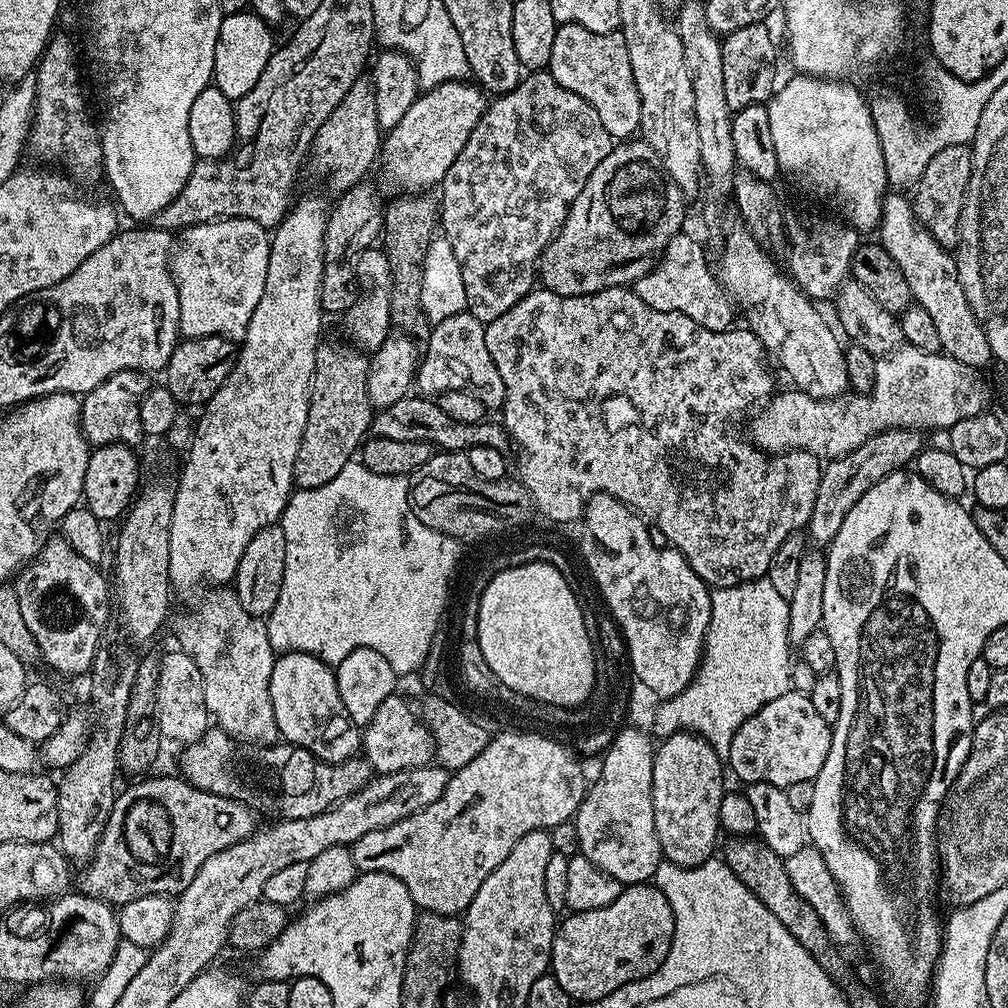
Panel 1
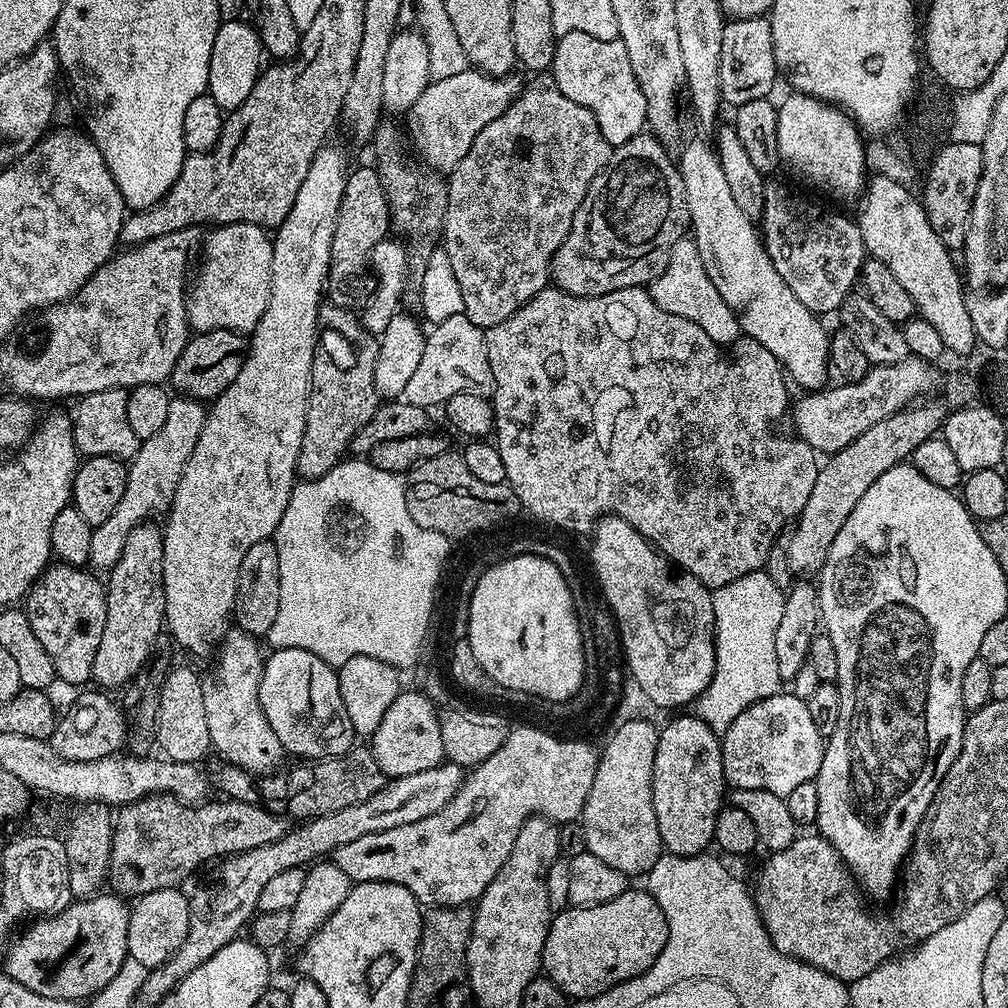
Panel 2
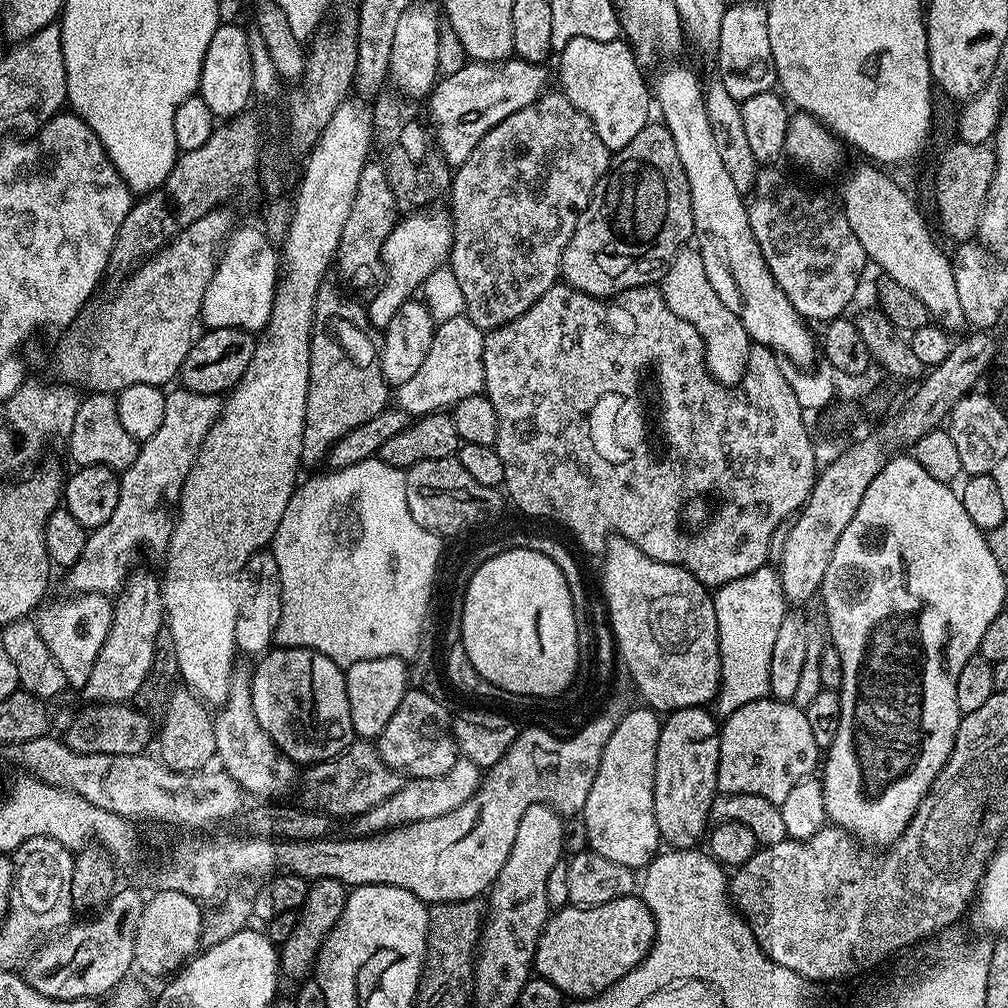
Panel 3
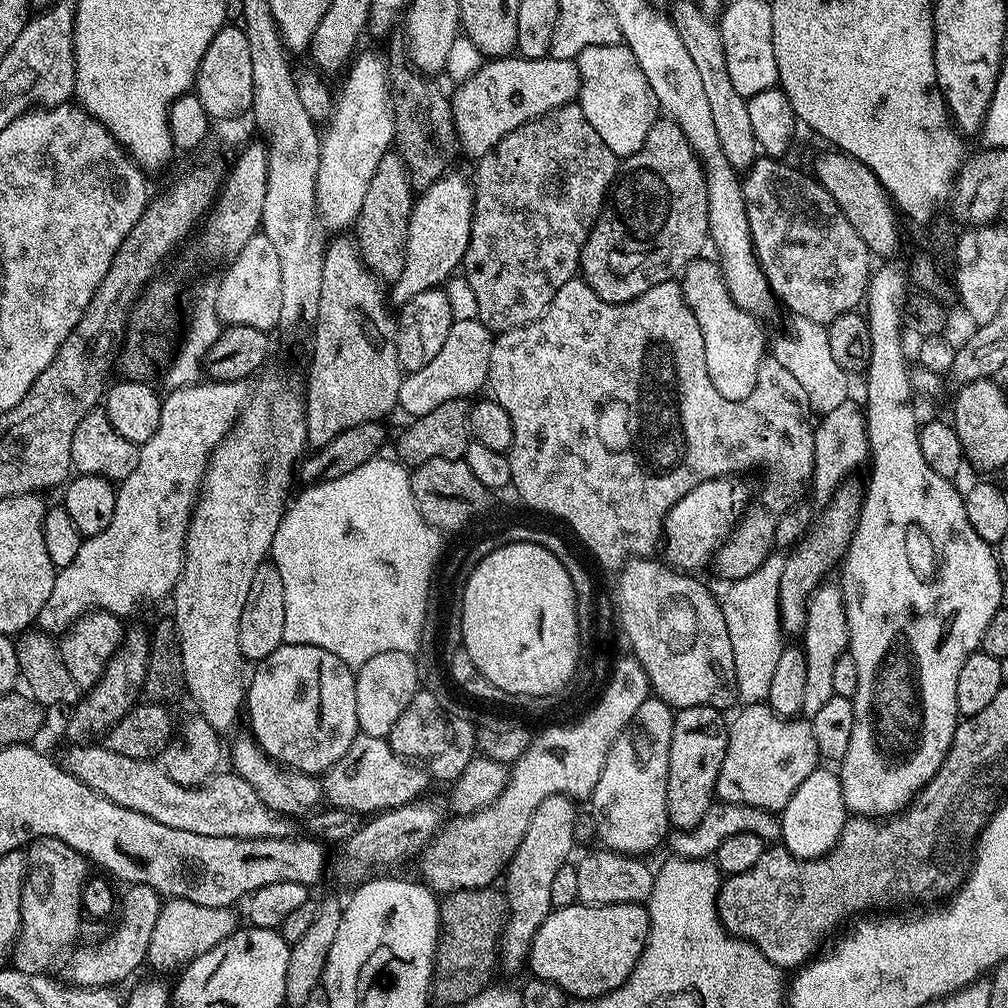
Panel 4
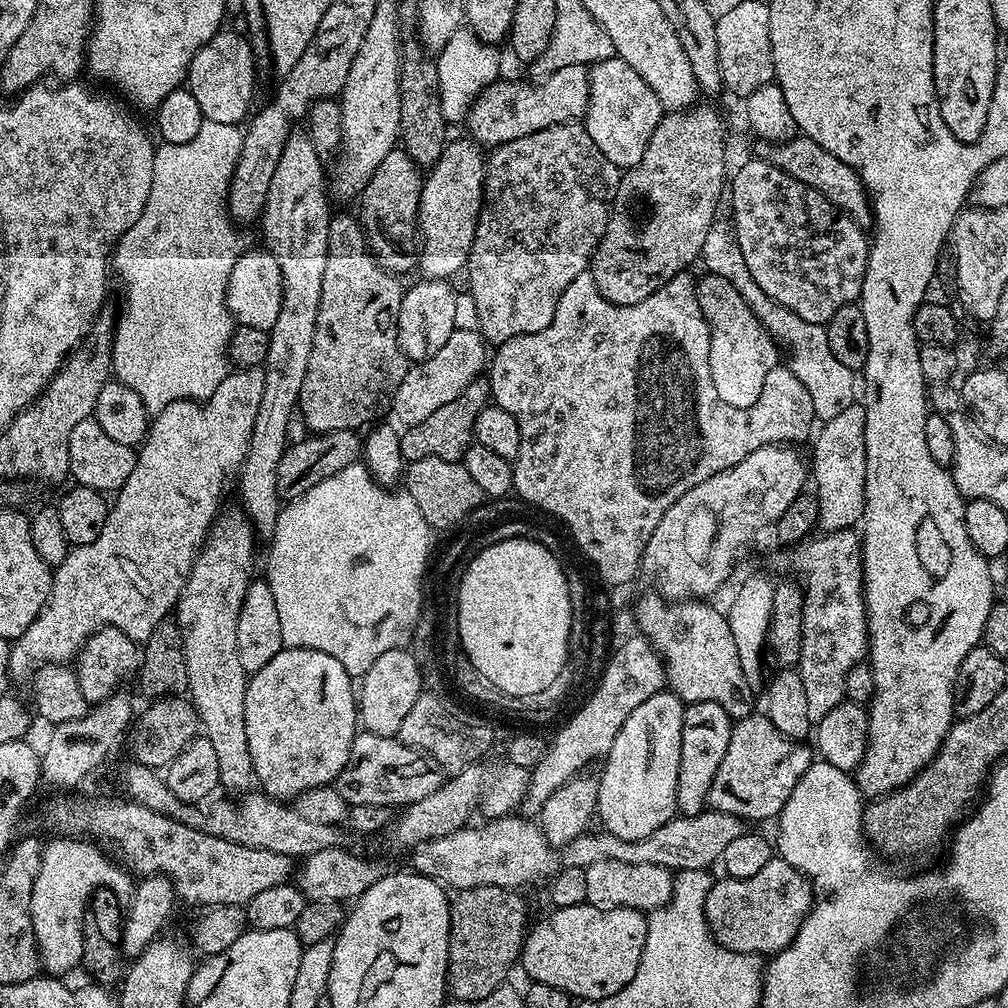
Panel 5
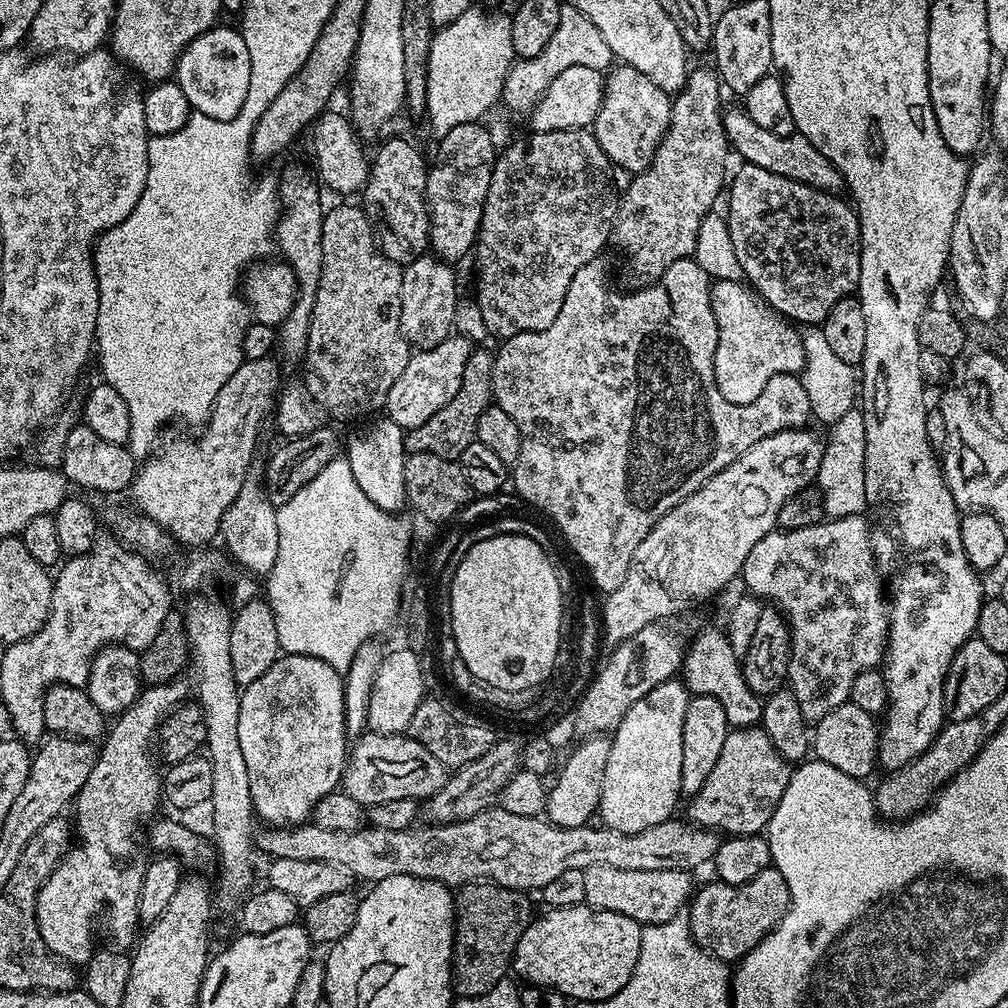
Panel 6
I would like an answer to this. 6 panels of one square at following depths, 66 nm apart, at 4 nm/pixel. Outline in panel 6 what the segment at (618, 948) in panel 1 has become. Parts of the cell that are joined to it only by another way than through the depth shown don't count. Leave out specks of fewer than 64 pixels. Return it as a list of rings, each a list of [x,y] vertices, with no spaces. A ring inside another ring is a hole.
[[[585,903],[545,913],[528,925],[512,956],[511,971],[517,972],[524,982],[558,990],[573,1002],[605,1000],[630,982],[640,949],[642,926],[637,920],[589,908]]]

